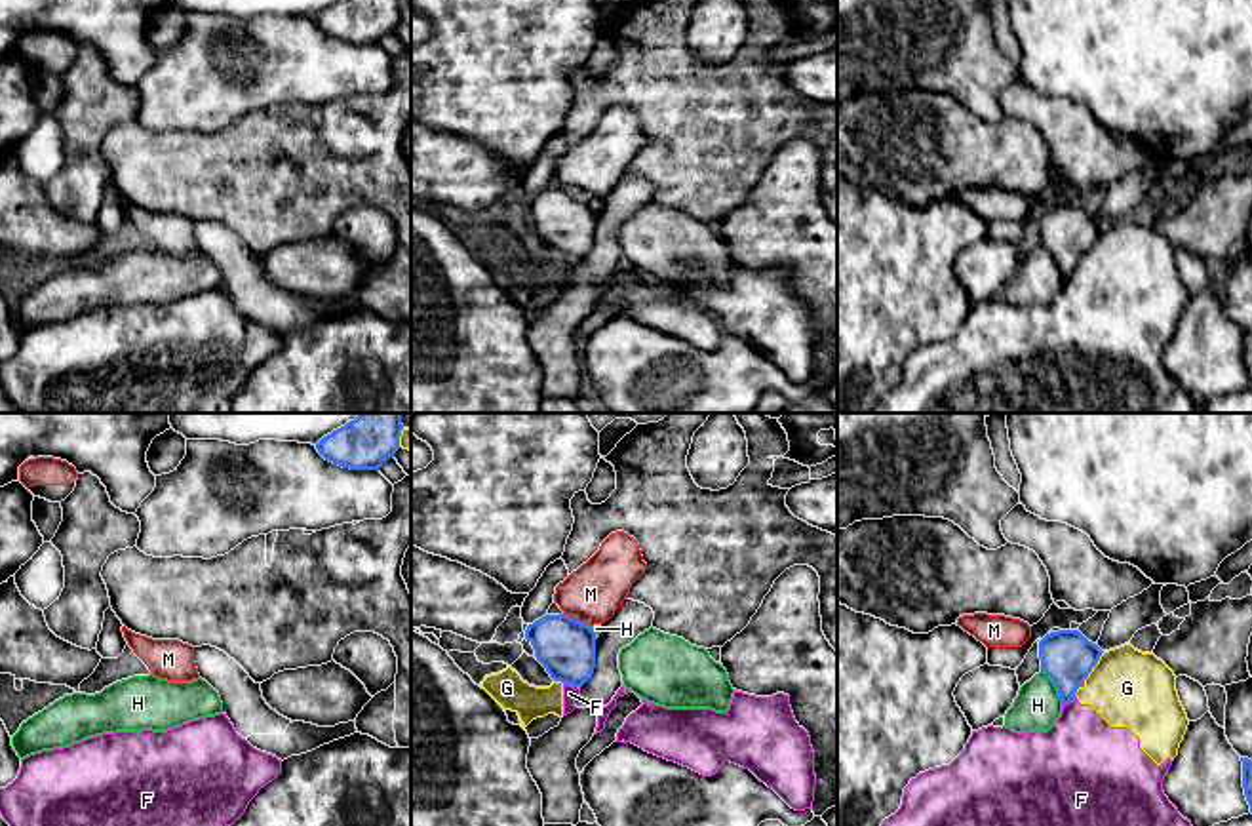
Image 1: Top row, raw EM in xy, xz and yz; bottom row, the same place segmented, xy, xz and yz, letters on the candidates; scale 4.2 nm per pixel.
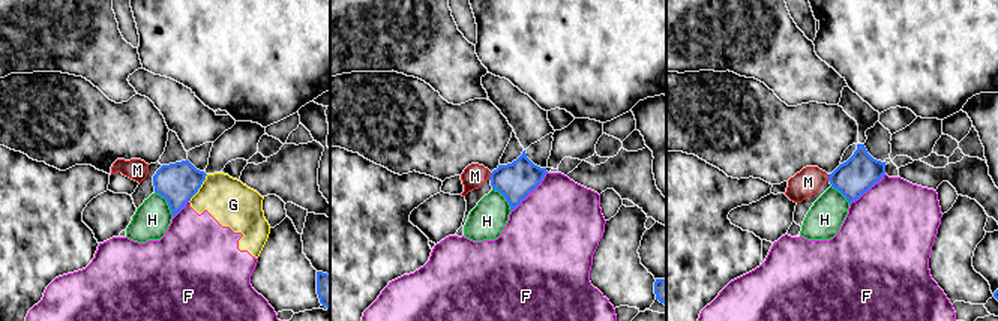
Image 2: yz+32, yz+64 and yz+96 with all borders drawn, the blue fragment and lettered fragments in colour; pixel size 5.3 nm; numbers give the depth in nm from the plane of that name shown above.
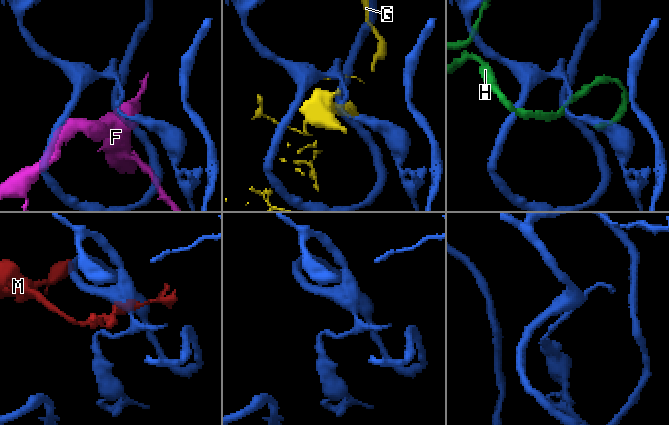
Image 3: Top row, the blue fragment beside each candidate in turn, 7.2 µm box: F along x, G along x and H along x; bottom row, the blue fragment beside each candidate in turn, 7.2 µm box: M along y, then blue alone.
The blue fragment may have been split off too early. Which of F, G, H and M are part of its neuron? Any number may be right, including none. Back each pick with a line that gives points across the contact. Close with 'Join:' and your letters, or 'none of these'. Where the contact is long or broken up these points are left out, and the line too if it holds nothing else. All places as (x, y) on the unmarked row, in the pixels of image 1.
Join: none of these

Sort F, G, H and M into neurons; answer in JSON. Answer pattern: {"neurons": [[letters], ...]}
{"neurons": [["F", "G"], ["H"], ["M"]]}

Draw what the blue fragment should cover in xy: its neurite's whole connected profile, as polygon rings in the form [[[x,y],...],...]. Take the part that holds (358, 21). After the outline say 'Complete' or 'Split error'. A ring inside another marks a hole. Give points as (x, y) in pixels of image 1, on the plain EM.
[[[341,0],[323,10],[318,27],[342,42],[379,44],[400,23],[403,0]]]. Complete

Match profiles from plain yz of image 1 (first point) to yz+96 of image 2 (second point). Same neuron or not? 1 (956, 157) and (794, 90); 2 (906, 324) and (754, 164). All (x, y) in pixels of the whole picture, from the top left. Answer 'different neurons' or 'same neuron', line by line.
1: different neurons
2: different neurons

